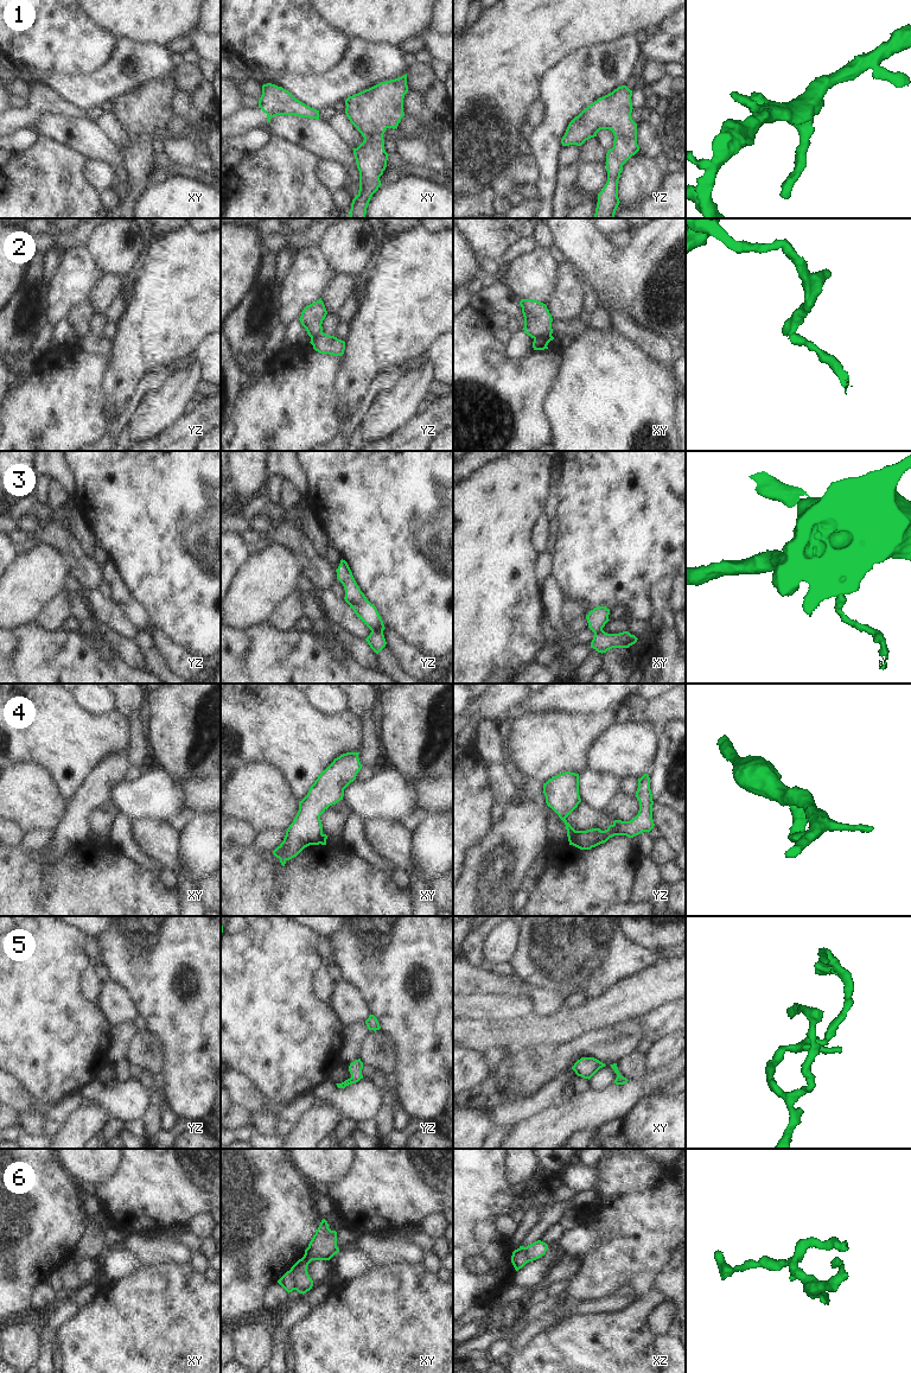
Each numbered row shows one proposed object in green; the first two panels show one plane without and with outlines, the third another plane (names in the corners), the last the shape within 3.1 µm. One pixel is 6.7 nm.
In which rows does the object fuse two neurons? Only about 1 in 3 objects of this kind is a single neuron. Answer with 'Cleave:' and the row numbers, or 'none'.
Cleave: 2, 3, 4, 6

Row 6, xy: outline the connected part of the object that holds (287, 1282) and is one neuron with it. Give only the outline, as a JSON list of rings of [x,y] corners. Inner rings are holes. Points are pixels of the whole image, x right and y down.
[[[287,1271],[278,1283],[289,1293],[294,1290],[294,1278],[289,1271]]]

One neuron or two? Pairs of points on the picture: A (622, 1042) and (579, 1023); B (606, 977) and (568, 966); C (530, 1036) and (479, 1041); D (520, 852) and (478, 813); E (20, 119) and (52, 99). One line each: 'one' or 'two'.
A: two
B: one
C: one
D: two
E: one

